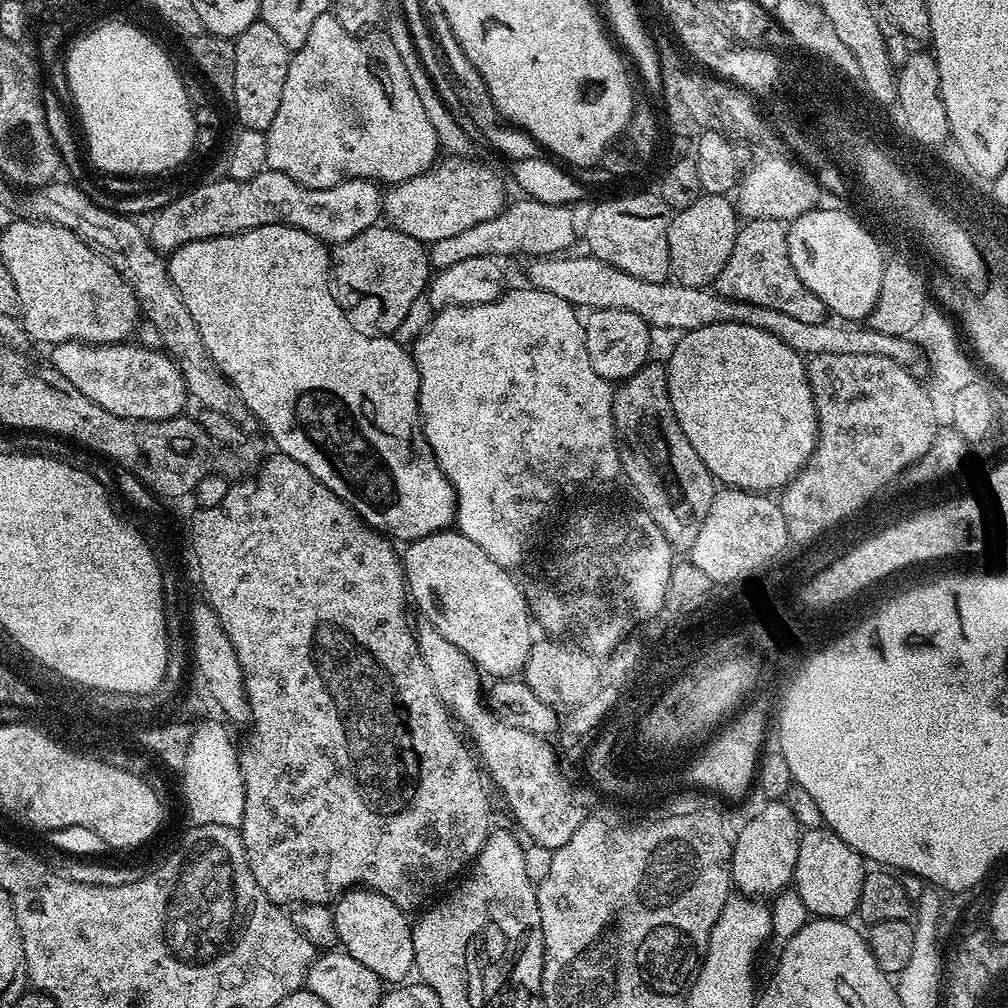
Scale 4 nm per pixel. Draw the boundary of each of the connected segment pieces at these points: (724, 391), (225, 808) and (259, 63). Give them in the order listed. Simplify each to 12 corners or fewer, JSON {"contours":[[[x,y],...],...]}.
{"contours":[[[683,333],[672,409],[721,485],[783,489],[816,448],[805,357]],[[219,719],[198,722],[186,792],[193,825],[237,829],[245,784]],[[257,19],[235,37],[241,129],[267,133],[292,60]]]}

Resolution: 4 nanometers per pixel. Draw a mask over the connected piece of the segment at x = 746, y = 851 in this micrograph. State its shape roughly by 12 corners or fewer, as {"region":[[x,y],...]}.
{"region":[[784,800],[734,836],[733,885],[772,898],[793,883],[802,831]]}

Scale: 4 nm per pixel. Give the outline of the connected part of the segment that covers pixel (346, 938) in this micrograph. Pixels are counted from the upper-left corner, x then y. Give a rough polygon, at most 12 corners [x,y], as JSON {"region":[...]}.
{"region":[[370,888],[332,913],[339,947],[381,981],[416,959],[405,909]]}

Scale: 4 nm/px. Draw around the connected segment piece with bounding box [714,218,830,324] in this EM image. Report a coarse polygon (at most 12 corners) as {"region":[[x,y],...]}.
{"region":[[739,225],[714,288],[823,324],[822,298],[790,262],[788,229]]}

